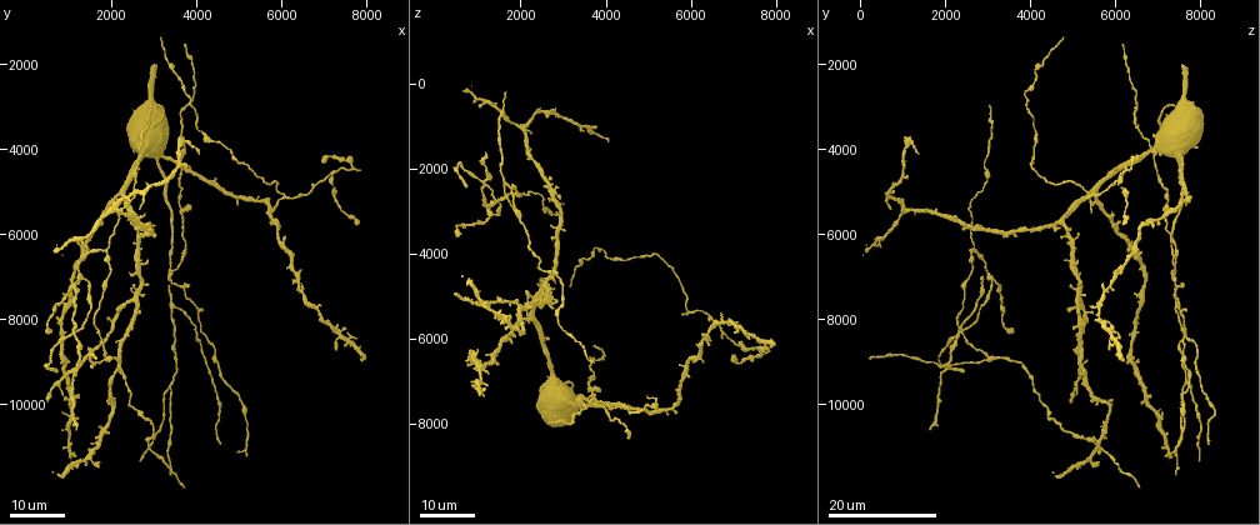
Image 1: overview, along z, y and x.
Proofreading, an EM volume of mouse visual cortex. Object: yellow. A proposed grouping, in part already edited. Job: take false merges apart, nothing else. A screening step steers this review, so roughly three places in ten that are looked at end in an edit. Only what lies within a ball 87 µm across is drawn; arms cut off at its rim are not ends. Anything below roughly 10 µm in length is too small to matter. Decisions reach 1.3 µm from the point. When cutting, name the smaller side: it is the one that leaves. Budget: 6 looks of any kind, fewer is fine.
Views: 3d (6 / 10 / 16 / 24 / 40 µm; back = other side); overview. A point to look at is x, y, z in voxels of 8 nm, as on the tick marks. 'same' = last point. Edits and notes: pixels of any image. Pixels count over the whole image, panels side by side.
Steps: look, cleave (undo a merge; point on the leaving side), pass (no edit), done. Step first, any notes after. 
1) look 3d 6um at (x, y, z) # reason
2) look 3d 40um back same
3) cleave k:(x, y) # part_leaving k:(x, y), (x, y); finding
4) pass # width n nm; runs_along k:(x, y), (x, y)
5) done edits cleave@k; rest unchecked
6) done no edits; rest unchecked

look 3d 16um at (2000, 5350, 950) # four-way junction

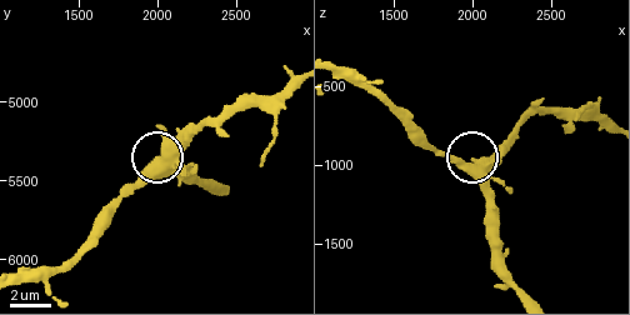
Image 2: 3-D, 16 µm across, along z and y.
look 3d 10um at (2020, 5360, 980)

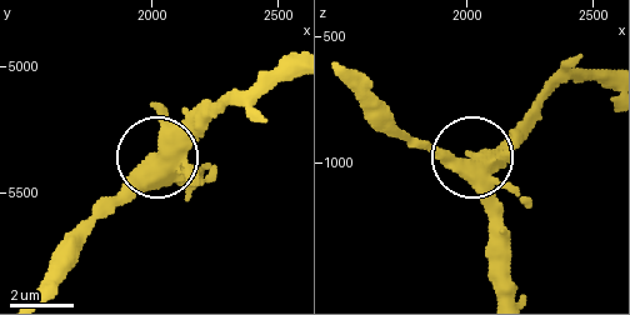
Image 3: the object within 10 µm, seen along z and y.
pass # side_arm 16 um; runs_along 3:(511, 294), (511, 238), (488, 173), (401, 135); all the same neuron

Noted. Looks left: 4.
look 3d 24um at (1850, 6350, 2600) # three arms meet

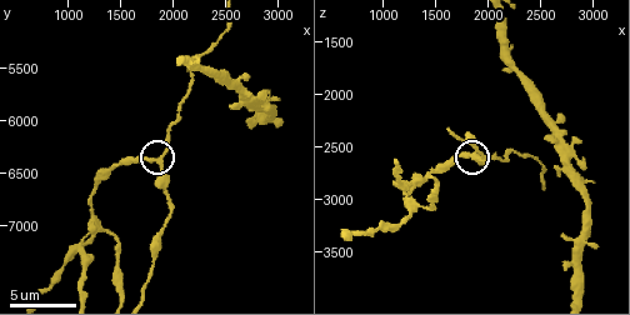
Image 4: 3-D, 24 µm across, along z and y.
look 3d 6um same

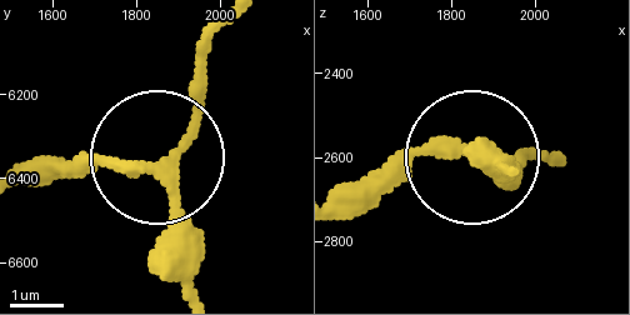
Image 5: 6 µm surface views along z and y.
pass # width 220 nm; one neuron here

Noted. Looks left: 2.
look 3d 24um at (1100, 8350, 2300) # a fork

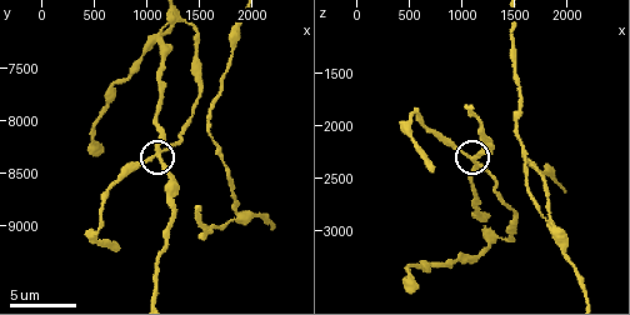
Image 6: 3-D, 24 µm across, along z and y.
look 3d 10um at (1140, 8360, 2300) # closer look

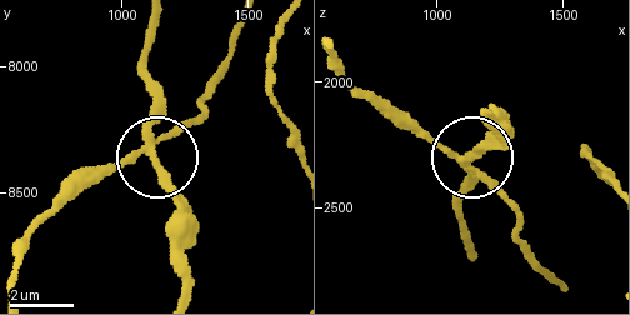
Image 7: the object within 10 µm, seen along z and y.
cleave 7:(166, 186) # width 210 nm; part_leaving 7:(151, 151), (176, 213), (184, 294); two neurons meet here

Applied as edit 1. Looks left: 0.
done edits cleave@7; rest unchecked

